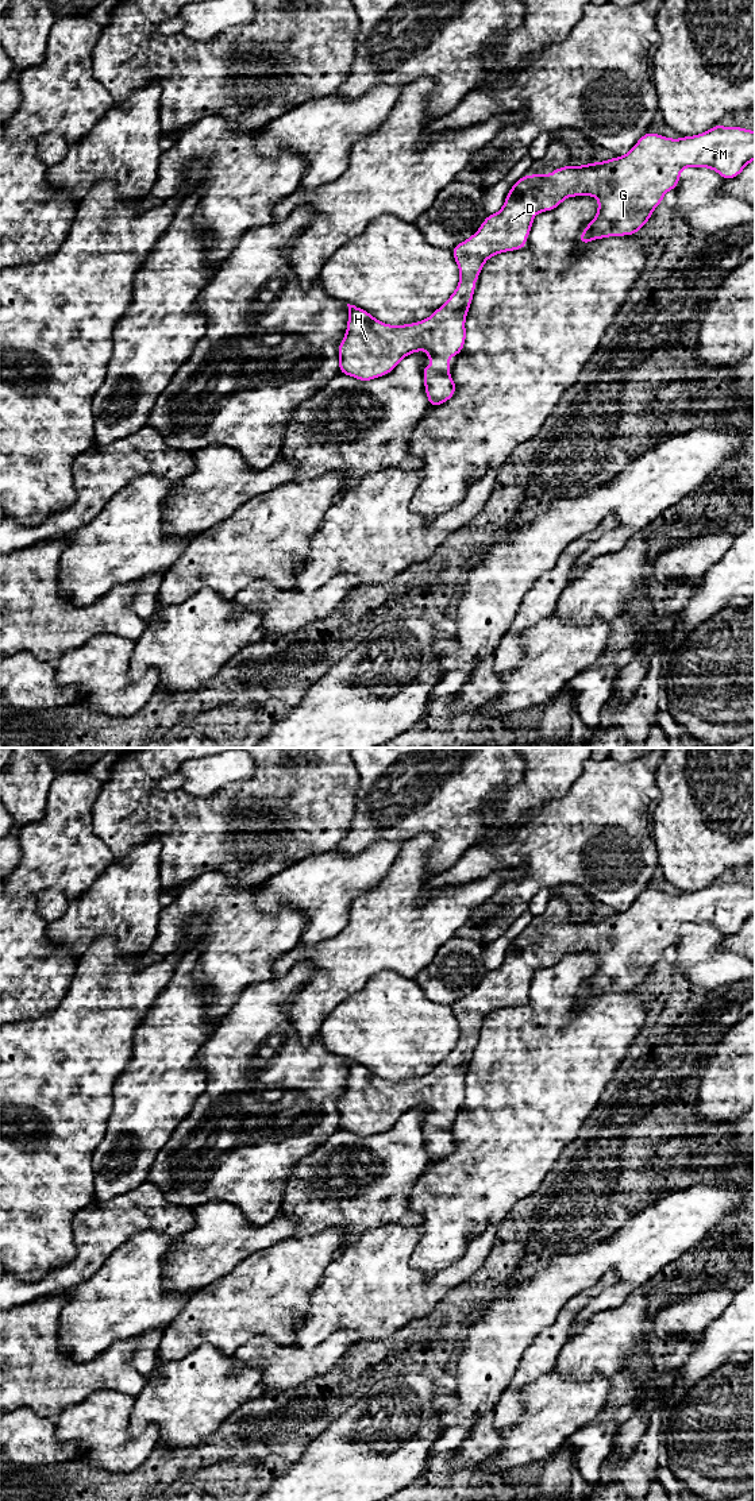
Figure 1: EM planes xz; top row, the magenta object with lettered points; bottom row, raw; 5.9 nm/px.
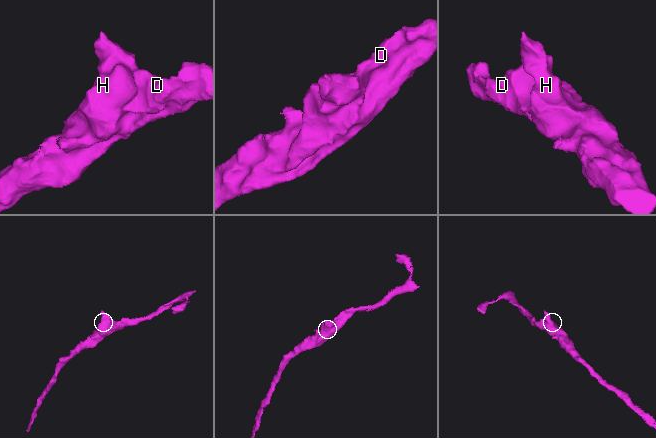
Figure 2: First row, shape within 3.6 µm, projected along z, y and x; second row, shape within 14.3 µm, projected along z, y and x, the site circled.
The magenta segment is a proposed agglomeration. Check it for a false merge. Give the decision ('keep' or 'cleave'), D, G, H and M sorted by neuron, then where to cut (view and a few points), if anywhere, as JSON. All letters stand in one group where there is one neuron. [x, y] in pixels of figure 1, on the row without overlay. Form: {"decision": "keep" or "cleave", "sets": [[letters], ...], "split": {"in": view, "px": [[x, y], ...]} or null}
{"decision": "keep", "sets": [["D", "G", "H", "M"]], "split": null}

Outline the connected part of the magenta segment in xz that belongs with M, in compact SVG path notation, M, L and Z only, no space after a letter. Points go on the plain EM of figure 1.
M716 880L702 890L681 895L648 887L625 911L582 922L570 919L552 926L550 931L524 930L506 949L504 962L497 969L488 971L473 992L451 1006L461 1035L450 1054L428 1074L404 1081L389 1081L378 1077L369 1068L347 1060L347 1085L338 1103L339 1128L366 1138L392 1128L405 1112L427 1106L425 1115L435 1116L434 1122L425 1119L423 1122L424 1145L429 1162L435 1164L447 1158L457 1147L457 1141L448 1128L450 1114L458 1112L465 1103L466 1070L484 1019L500 1008L524 1004L536 969L555 965L566 953L593 952L598 954L598 965L596 973L581 988L578 993L581 1000L609 992L635 991L663 957L665 949L678 942L681 927L685 923L708 923L727 937L737 933L754 915L755 887Z

